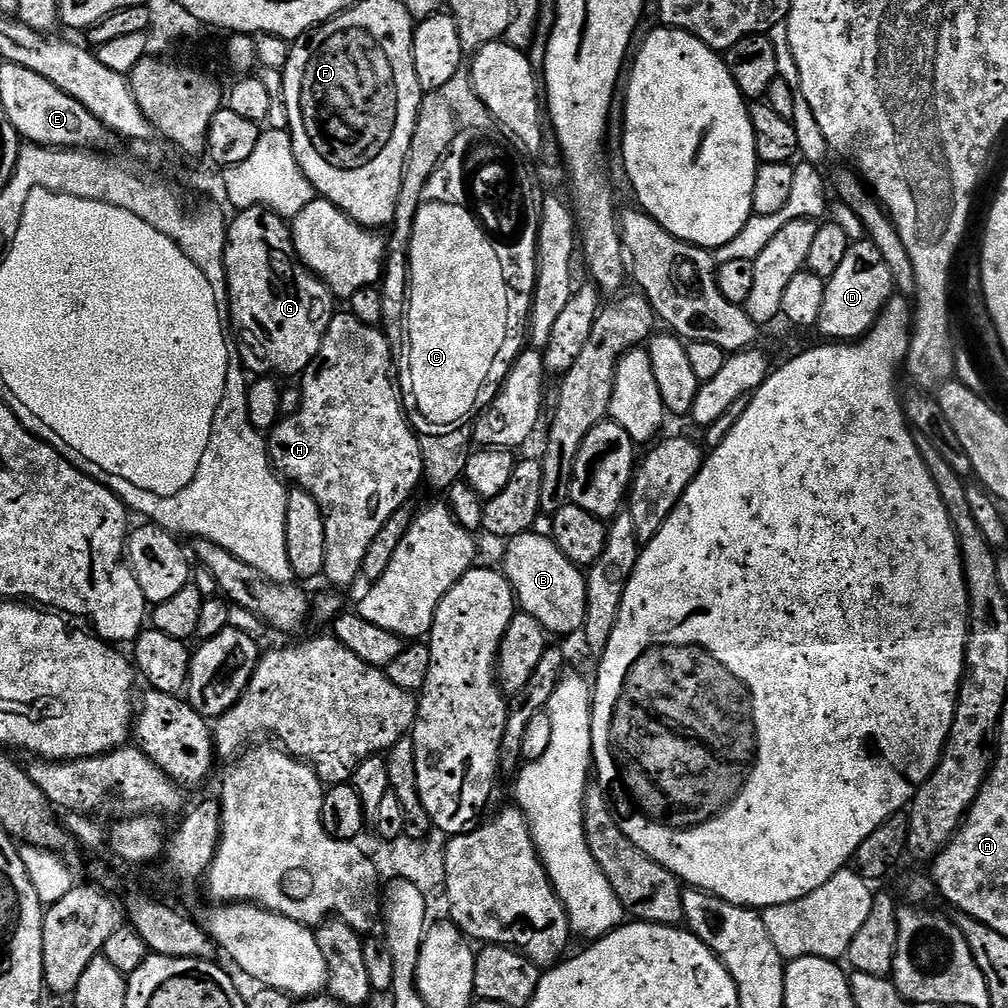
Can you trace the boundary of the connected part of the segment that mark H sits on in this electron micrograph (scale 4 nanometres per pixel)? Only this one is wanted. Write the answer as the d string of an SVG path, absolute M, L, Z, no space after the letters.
M351 314L333 315L330 326L324 335L322 346L318 354L310 362L310 366L302 373L302 393L301 406L293 416L285 416L271 429L267 437L268 454L272 458L272 466L285 481L291 482L295 487L306 490L314 502L322 510L322 518L326 522L326 562L324 563L323 579L328 579L330 583L337 584L340 588L348 588L355 580L358 580L362 570L362 558L366 558L366 550L370 550L370 542L378 538L378 530L390 522L390 518L396 511L405 507L412 496L412 491L424 480L424 463L422 462L422 450L417 433L412 433L412 428L408 425L408 420L404 417L404 408L400 405L400 396L396 393L396 384L392 381L394 377L394 361L392 359L392 348L388 345L387 338L379 327L357 320Z

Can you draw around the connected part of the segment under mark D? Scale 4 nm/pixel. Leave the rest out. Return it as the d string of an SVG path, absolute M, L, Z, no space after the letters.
M865 238L849 243L846 258L838 265L838 271L824 285L826 298L822 298L822 314L818 332L832 342L855 342L867 336L876 325L880 311L894 295L890 266L882 254L878 254L872 241Z

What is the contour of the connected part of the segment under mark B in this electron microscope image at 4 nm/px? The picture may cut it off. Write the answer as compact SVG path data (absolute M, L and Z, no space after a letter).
M539 531L523 532L507 541L504 552L504 577L512 584L519 611L530 614L544 627L545 633L572 636L586 622L586 586L588 581L581 565L570 562L552 541L551 535L539 536Z

